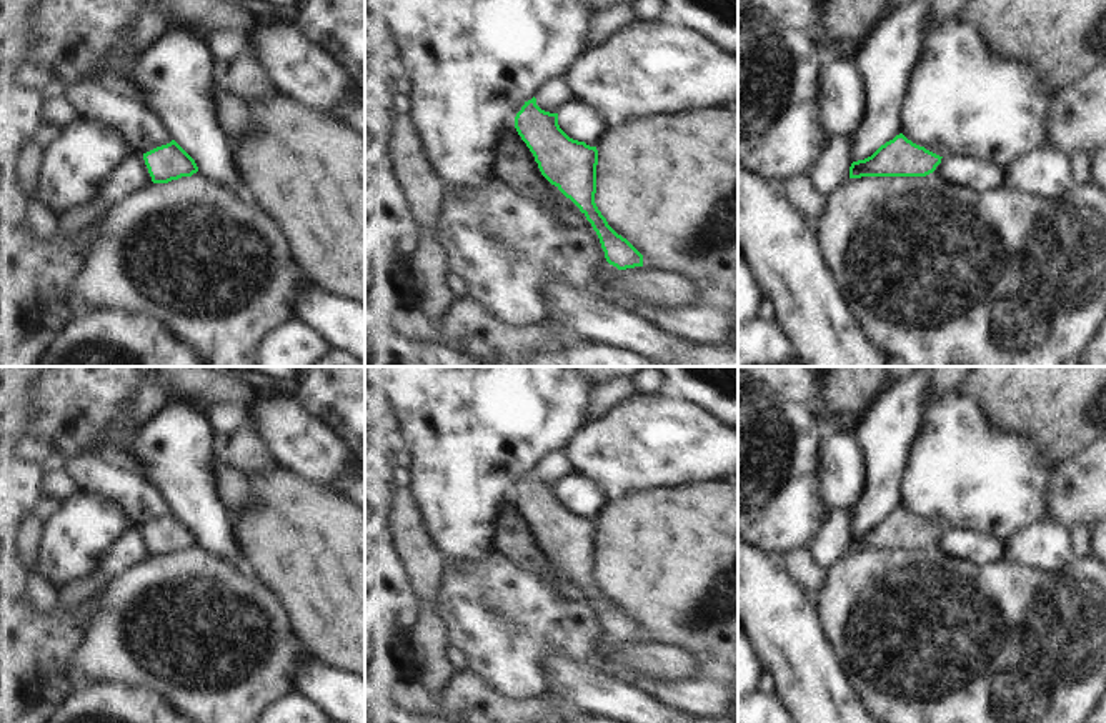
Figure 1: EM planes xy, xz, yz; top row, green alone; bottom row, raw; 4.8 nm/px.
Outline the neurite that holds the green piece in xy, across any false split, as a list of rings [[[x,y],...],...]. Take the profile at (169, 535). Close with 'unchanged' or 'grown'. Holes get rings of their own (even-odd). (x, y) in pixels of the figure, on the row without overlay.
[[[175,515],[143,526],[153,556],[168,556],[198,545],[195,533]]] | unchanged

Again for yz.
[[[903,506],[881,518],[871,530],[853,535],[849,551],[926,550],[941,536],[939,528],[908,513]]] | unchanged

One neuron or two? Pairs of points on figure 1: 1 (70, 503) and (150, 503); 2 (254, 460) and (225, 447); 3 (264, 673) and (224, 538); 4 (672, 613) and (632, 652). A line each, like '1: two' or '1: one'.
1: two
2: one
3: two
4: two

